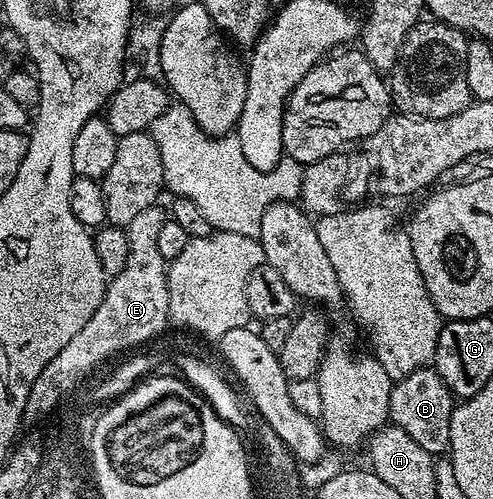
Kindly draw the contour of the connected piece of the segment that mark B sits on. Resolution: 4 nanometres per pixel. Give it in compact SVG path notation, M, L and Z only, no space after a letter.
M434 369L414 370L408 376L397 379L390 387L389 421L408 432L408 436L412 436L424 452L442 456L450 449L450 417L455 405L454 395Z

